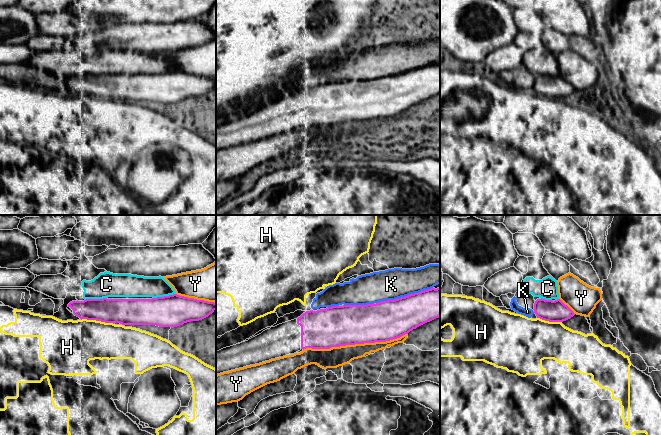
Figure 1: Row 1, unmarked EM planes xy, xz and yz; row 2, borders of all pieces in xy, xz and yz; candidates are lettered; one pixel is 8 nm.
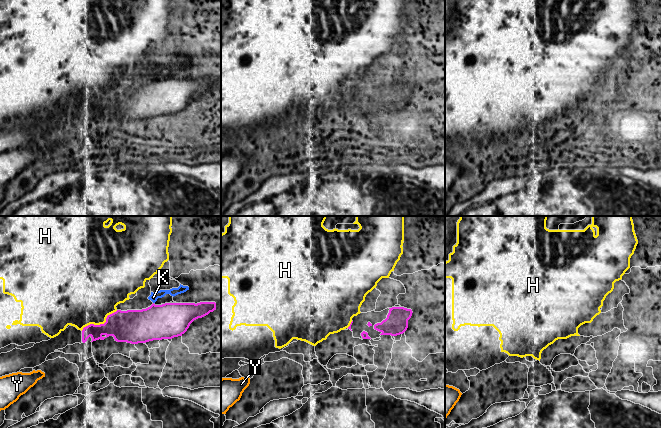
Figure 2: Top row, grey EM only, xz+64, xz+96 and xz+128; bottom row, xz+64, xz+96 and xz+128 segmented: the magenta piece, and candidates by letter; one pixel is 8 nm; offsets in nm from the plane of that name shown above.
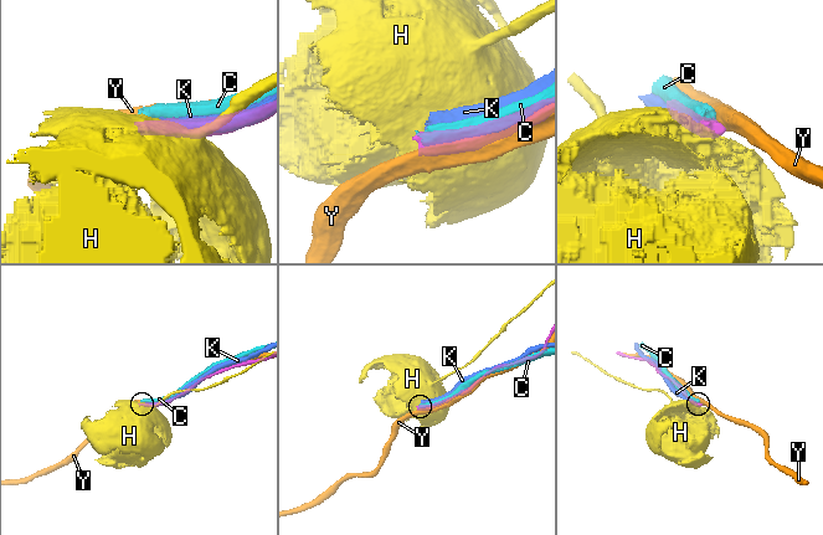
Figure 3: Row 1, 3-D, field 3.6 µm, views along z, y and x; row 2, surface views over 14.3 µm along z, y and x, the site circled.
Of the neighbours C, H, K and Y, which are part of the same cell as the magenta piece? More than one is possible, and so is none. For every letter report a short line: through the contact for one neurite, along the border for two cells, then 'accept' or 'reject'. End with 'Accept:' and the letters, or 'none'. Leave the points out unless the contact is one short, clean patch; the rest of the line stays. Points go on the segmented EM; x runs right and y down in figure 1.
C: reject
H: xy (81, 319), (95, 319), (113, 324) | reject
K: reject
Y: reject
Accept: none

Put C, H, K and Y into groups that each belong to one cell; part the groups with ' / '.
C / H / K / Y

